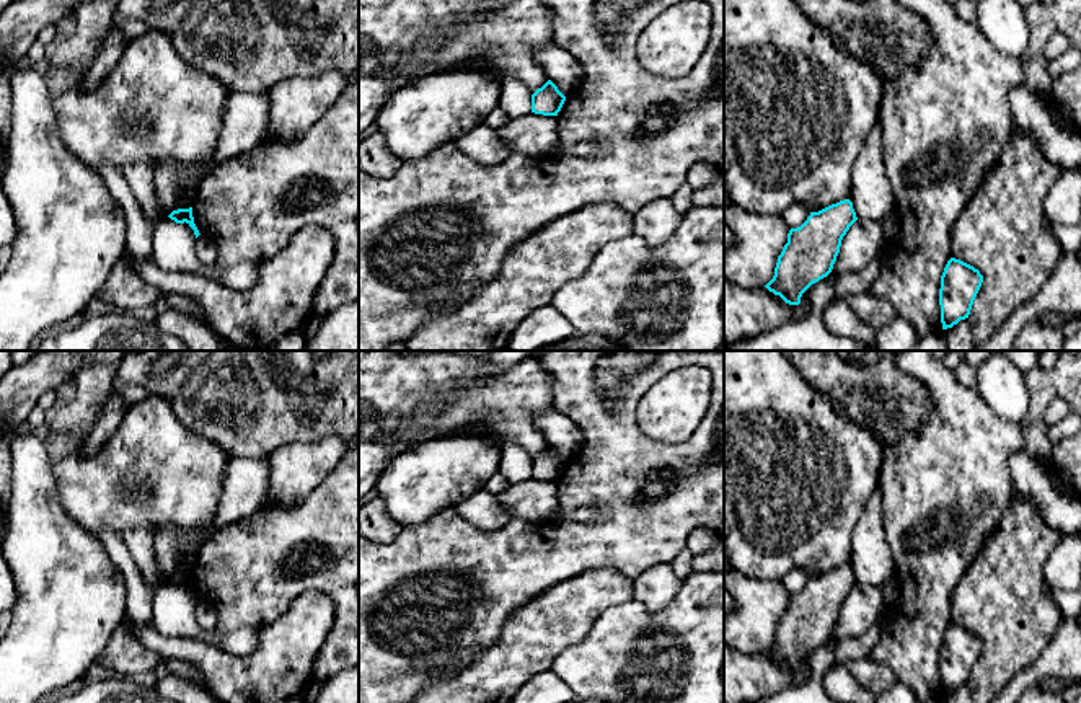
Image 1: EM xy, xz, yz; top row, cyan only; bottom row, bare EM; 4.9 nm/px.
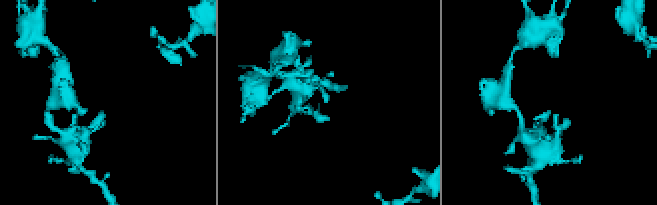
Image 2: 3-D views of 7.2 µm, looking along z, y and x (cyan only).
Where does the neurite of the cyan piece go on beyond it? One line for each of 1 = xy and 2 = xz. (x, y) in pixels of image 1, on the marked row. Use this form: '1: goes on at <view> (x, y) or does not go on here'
1: does not go on here
2: does not go on here

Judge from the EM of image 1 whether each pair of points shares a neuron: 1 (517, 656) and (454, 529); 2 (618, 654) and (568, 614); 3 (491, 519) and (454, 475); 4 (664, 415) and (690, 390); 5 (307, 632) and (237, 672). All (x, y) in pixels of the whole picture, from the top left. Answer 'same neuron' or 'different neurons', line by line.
1: different neurons
2: different neurons
3: different neurons
4: same neuron
5: same neuron

